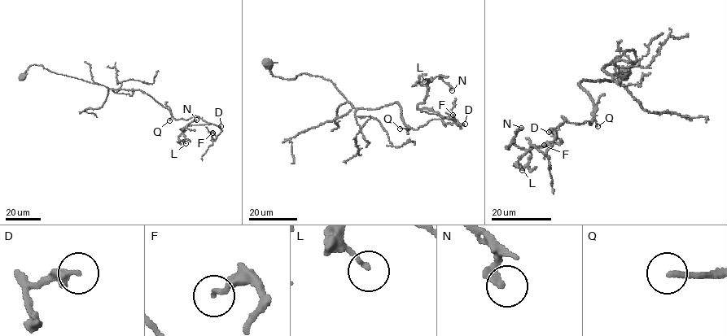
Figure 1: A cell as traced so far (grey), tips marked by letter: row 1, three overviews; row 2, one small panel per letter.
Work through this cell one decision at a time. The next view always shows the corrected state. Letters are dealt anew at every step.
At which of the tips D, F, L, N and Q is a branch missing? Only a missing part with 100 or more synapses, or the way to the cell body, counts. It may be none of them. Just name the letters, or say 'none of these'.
Q

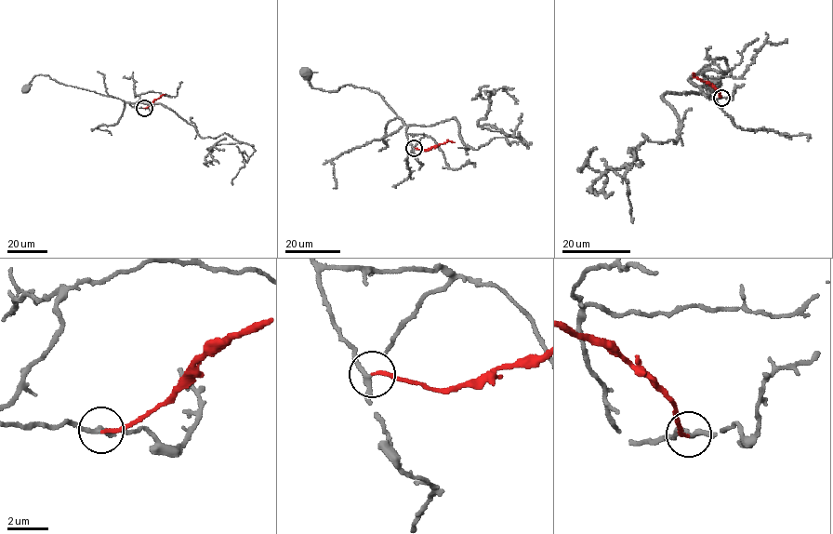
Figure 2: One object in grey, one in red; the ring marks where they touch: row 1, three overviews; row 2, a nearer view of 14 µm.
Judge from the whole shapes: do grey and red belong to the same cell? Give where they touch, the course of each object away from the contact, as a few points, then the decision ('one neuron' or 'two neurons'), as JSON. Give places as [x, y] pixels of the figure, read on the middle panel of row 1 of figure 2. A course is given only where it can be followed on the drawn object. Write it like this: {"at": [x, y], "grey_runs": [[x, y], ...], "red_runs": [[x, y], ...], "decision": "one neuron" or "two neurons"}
{"at": [414, 148], "grey_runs": [[414, 148], [406, 125], [377, 92], [349, 85], [337, 90], [323, 90], [312, 86], [307, 73]], "red_runs": [[414, 148], [425, 151], [448, 141], [454, 142]], "decision": "two neurons"}

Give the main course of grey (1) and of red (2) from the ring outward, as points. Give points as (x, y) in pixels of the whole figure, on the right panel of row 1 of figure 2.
1: (721, 98), (707, 98), (701, 86), (688, 79), (717, 59), (724, 57), (727, 70), (718, 85), (713, 86)
2: (721, 98), (694, 73)

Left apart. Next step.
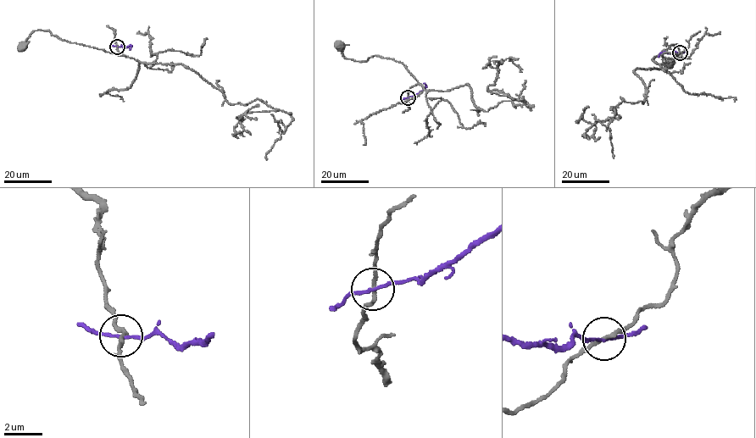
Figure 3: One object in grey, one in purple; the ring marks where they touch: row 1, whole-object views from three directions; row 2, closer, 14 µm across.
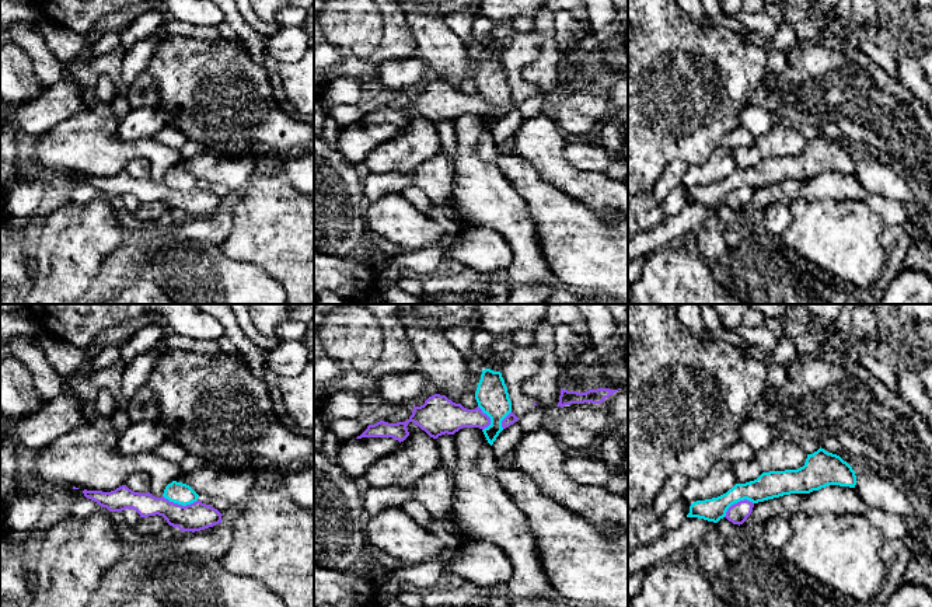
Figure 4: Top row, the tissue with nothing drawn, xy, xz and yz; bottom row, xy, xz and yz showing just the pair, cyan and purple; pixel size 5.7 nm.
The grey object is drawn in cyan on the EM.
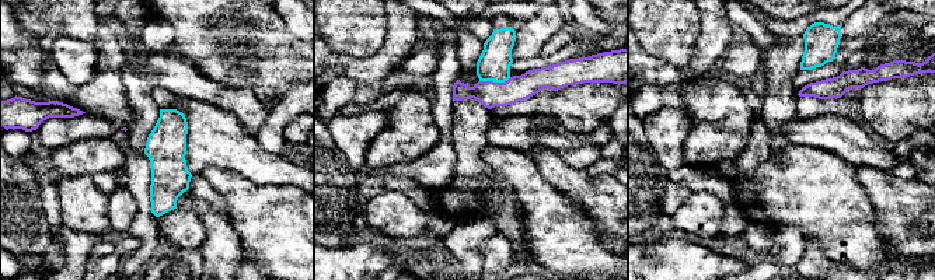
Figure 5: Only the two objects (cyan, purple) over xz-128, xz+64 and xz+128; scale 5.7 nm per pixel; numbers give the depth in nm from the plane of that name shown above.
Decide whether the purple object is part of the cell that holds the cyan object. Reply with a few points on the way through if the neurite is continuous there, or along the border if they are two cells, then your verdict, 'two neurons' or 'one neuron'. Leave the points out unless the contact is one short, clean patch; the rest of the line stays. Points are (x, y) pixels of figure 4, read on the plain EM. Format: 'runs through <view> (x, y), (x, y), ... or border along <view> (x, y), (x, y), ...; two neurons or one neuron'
border along xy (163, 181), (182, 191), (196, 187); two neurons

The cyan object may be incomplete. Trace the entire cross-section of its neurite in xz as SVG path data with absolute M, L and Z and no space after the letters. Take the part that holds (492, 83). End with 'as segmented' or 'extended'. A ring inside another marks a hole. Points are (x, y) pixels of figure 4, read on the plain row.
M482 56L475 86L482 98L491 104L491 111L482 118L492 132L503 116L502 107L512 98L512 87L500 57Z; as segmented

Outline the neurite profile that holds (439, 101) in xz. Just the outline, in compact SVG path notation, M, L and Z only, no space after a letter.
M434 80L429 83L423 91L413 93L408 107L398 109L380 107L374 111L369 111L356 125L392 123L401 129L409 122L406 115L409 108L418 111L430 123L437 125L446 119L454 121L462 114L479 114L484 116L491 111L491 104L484 100L479 93L467 95L461 90L453 88L446 81Z

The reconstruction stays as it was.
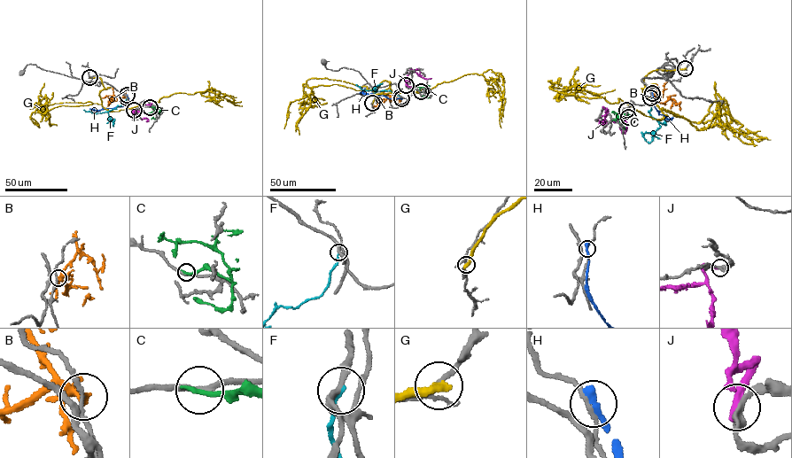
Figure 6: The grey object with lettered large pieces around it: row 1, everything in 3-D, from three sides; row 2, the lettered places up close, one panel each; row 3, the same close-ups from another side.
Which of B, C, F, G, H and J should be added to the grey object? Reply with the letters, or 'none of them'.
none of them

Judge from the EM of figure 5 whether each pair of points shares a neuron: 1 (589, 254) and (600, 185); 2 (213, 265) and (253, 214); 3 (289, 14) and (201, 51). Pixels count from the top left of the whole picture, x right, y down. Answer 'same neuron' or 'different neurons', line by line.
1: different neurons
2: different neurons
3: different neurons

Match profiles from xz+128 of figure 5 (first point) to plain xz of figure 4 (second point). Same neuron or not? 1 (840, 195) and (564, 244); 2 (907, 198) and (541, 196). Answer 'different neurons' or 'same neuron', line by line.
1: same neuron
2: different neurons

